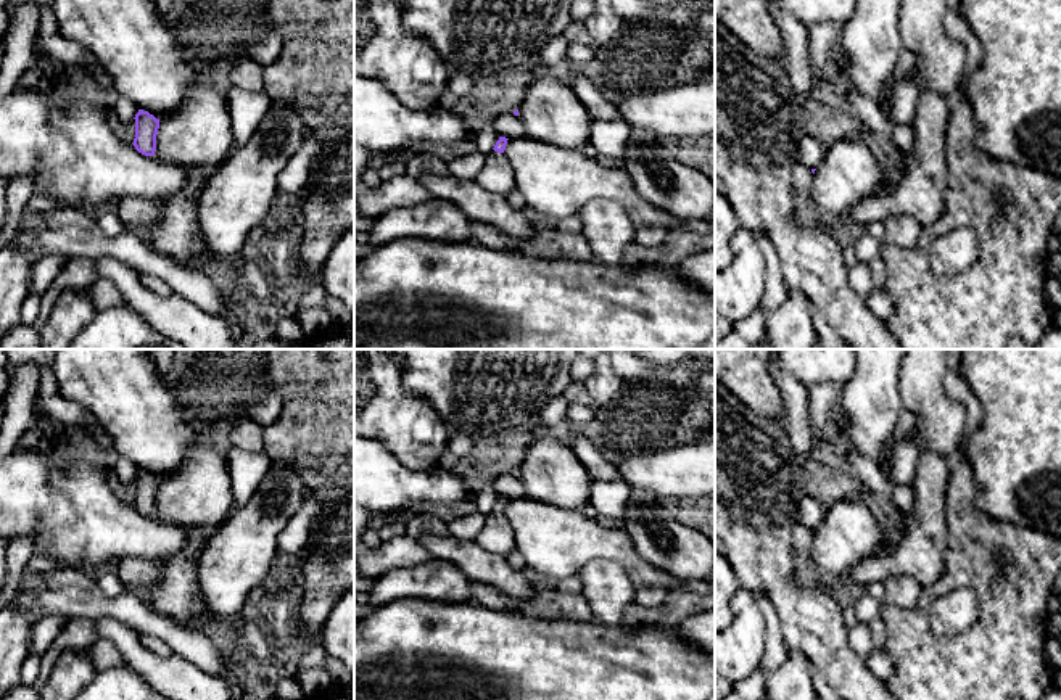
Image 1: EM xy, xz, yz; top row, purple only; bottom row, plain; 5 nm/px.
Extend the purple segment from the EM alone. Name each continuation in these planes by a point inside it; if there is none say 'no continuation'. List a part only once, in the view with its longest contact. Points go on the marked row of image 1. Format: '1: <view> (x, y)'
1: xz (496, 176)

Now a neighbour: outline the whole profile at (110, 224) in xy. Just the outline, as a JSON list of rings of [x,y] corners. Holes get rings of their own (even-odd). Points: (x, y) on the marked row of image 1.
[[[116,211],[100,214],[97,217],[97,224],[100,230],[109,238],[118,237],[127,230]]]

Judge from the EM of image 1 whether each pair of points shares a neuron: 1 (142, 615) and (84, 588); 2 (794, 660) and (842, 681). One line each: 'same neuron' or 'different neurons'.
1: same neuron
2: different neurons

